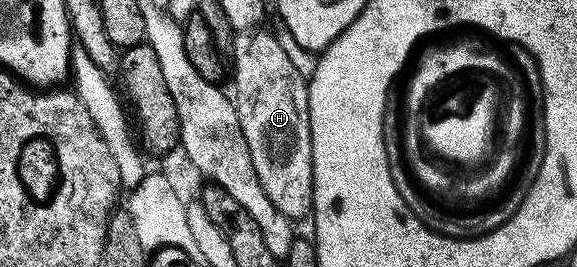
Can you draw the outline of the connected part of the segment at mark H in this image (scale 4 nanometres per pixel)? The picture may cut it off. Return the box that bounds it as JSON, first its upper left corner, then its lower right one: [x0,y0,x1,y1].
[231,29,313,221]

